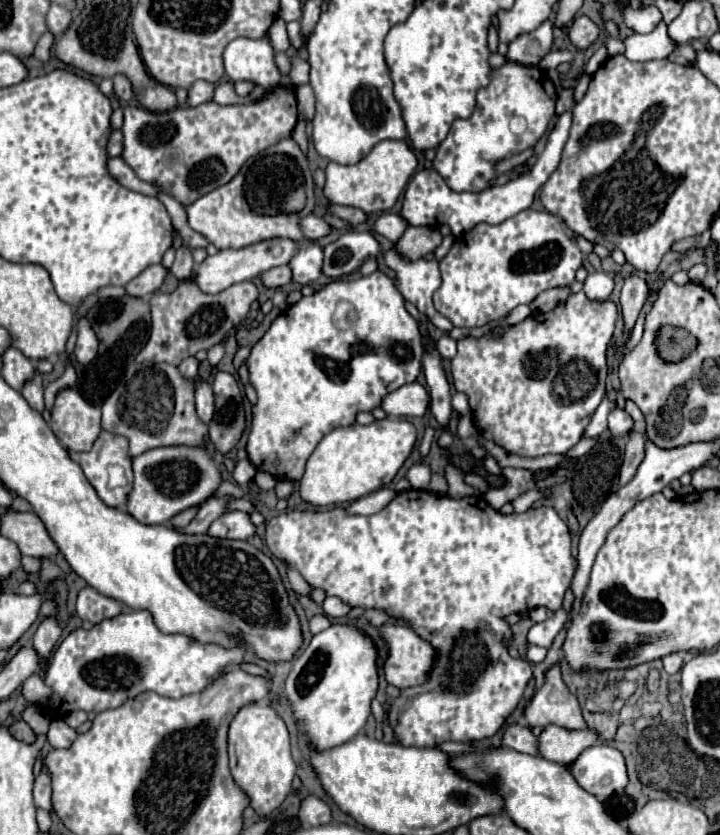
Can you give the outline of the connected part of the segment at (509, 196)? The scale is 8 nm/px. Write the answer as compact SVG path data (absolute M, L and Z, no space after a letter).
M572 108L566 110L564 114L558 116L554 128L548 134L546 140L546 148L540 154L540 160L536 160L536 164L532 166L532 170L516 180L510 180L502 186L492 186L488 190L482 192L454 192L446 180L442 176L438 176L438 172L434 168L426 168L414 174L414 178L410 180L406 192L404 192L404 202L402 202L402 210L404 210L404 218L408 222L412 222L412 226L438 226L438 224L448 224L454 236L460 236L462 232L468 232L470 228L474 228L480 222L486 224L498 224L510 216L516 216L518 212L526 210L532 200L536 190L548 180L548 176L558 168L560 164L560 154L562 148L568 140L568 130L572 124Z

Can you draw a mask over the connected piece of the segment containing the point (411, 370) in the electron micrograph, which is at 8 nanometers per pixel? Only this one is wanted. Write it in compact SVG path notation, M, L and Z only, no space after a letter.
M376 270L370 276L362 276L356 280L332 280L330 284L326 284L320 292L314 292L308 298L302 298L300 302L296 302L294 306L290 306L288 310L284 310L268 328L268 332L254 344L250 356L248 356L248 370L250 370L250 382L258 392L258 402L252 408L252 428L248 434L248 442L246 442L246 452L250 462L256 466L256 470L268 472L278 480L290 480L290 482L298 482L304 474L304 464L308 460L308 456L314 452L314 448L318 446L318 442L322 440L322 436L326 436L328 432L332 432L334 428L346 428L346 426L354 426L356 424L356 414L360 412L370 412L374 408L382 406L382 400L398 390L404 384L410 384L418 378L420 370L422 370L422 342L420 342L420 328L418 322L408 314L406 306L404 306L404 298L402 294L396 290L394 282L388 278L388 274L384 274L382 270Z

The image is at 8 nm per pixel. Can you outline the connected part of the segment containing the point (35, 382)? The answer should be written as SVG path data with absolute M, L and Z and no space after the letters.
M34 372L34 376L32 376L32 380L28 380L24 386L22 386L22 396L26 398L26 402L34 408L34 410L38 410L38 412L42 412L44 410L44 398L42 398L42 378L40 378L40 374L38 372Z

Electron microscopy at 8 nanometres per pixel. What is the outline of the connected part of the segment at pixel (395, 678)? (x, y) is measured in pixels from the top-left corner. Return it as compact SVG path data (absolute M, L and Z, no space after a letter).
M382 624L380 636L388 648L384 662L386 680L396 688L422 684L434 662L434 648L410 628L398 624Z

